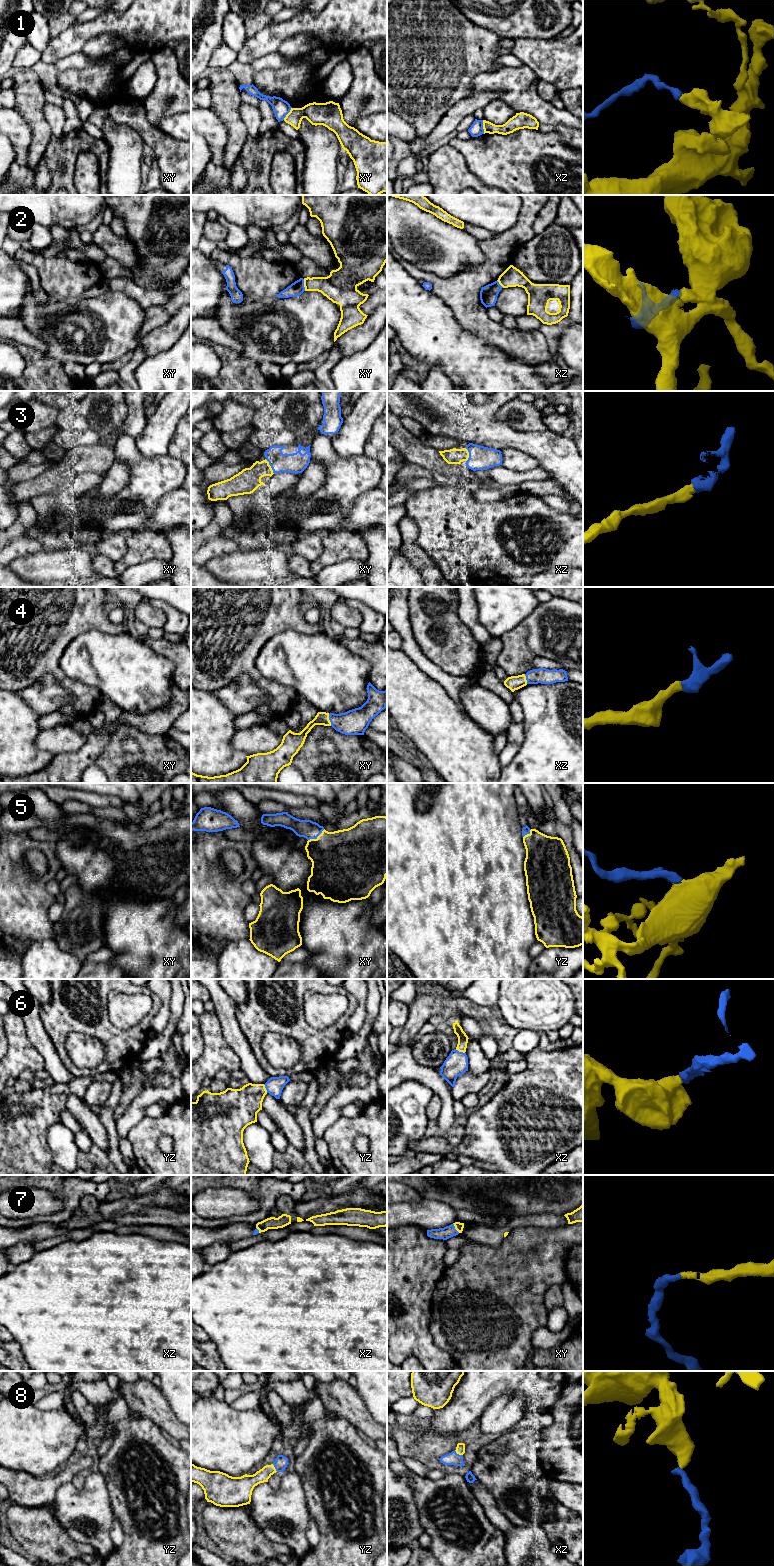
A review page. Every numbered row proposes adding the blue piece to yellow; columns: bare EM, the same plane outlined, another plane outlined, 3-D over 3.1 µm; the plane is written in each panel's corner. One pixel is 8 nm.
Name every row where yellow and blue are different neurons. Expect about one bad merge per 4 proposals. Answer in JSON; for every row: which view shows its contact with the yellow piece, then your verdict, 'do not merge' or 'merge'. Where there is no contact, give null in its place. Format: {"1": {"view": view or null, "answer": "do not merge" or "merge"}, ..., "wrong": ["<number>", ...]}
{"1": {"view": "xz", "answer": "do not merge"}, "2": {"view": "xy", "answer": "do not merge"}, "3": {"view": "xy", "answer": "merge"}, "4": {"view": "xy", "answer": "merge"}, "5": {"view": "xy", "answer": "merge"}, "6": {"view": "xz", "answer": "merge"}, "7": {"view": "xy", "answer": "merge"}, "8": {"view": "xz", "answer": "merge"}, "wrong": ["1", "2"]}

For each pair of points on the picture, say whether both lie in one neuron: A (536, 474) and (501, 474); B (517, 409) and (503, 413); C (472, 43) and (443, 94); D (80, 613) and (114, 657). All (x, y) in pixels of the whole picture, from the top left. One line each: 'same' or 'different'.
A: same
B: same
C: same
D: different

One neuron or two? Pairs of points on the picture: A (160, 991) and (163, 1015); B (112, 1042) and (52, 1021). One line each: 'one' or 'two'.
A: one
B: one

